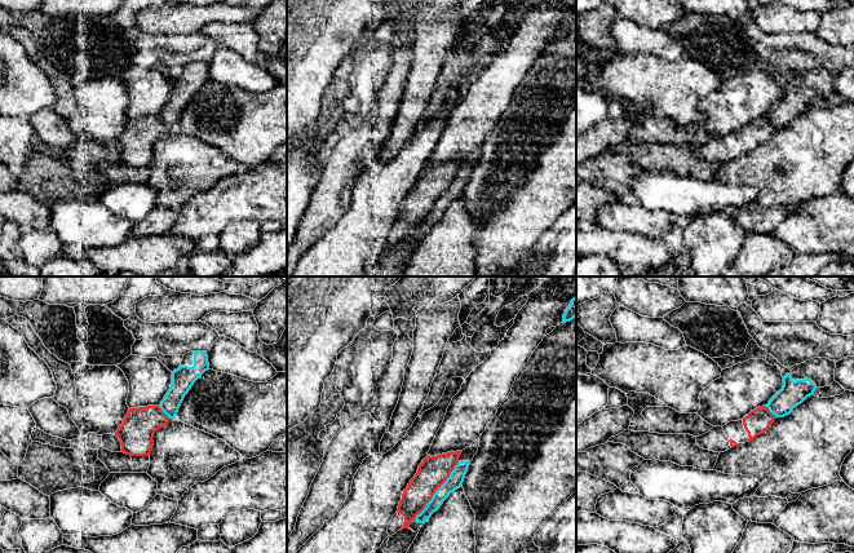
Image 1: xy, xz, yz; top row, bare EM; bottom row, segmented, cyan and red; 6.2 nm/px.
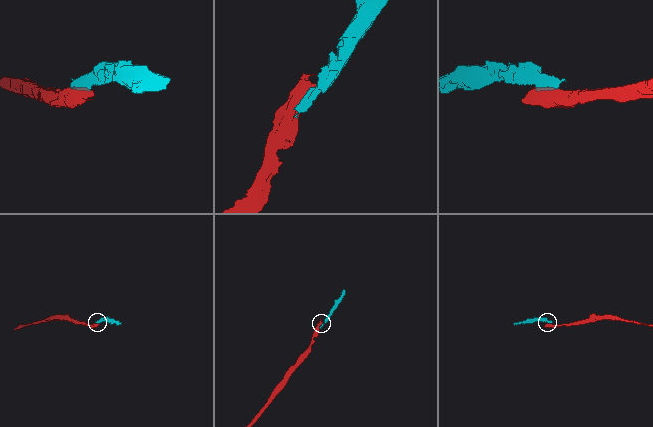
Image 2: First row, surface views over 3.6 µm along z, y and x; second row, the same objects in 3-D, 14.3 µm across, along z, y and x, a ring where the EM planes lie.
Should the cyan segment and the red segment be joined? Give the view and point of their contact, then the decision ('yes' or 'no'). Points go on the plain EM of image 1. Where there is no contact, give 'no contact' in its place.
contact xz (436, 202); no

